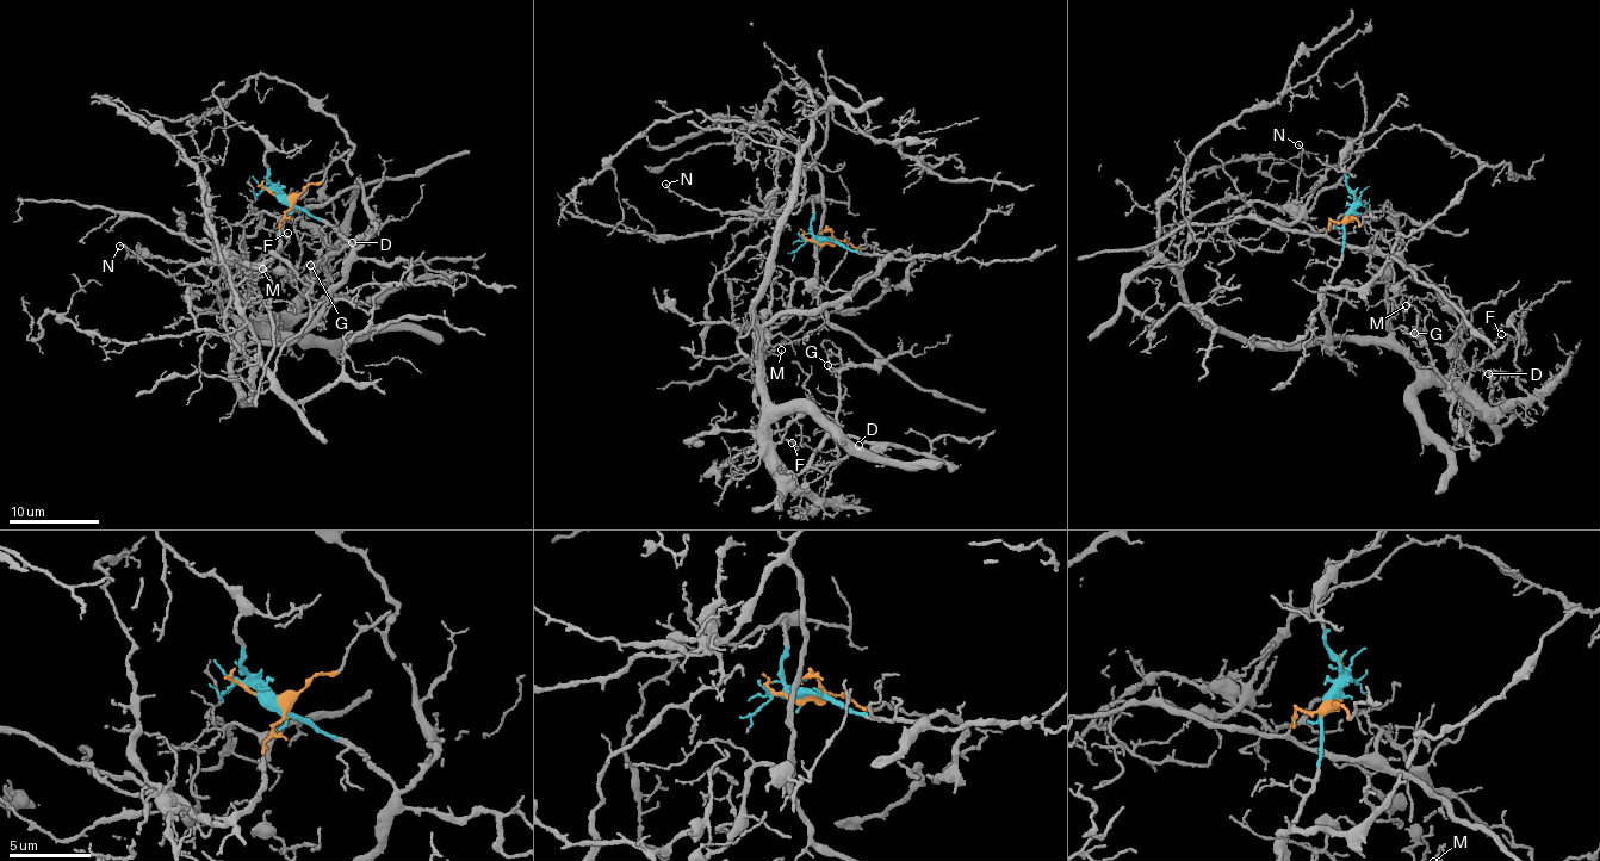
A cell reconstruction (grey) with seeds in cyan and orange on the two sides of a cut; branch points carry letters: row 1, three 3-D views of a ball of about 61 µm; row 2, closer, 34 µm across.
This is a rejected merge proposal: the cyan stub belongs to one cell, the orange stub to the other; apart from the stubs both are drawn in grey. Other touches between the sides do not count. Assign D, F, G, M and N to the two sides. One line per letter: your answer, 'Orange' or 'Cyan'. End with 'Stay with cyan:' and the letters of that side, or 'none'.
D: Cyan
F: Orange
G: Cyan
M: Cyan
N: Orange
Stay with cyan: D, G, M

